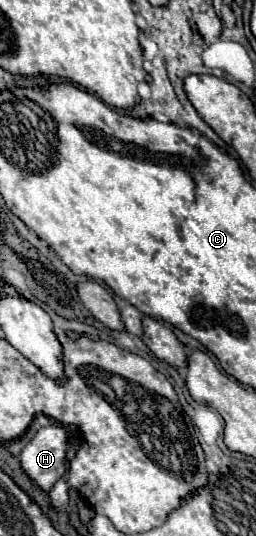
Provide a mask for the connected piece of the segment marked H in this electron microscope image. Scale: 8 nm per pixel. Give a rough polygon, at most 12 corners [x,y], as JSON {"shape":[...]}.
{"shape":[[40,428],[20,466],[50,492],[66,472],[66,428]]}

